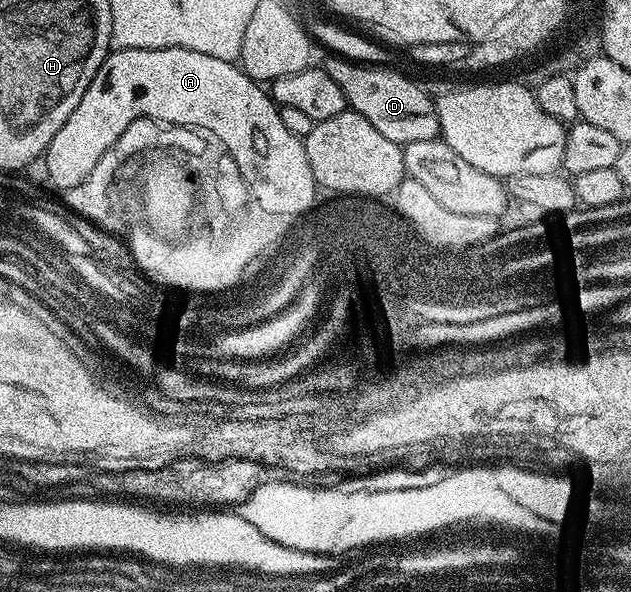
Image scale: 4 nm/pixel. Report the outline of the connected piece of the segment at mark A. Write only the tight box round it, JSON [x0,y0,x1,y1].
[45,47,316,217]

